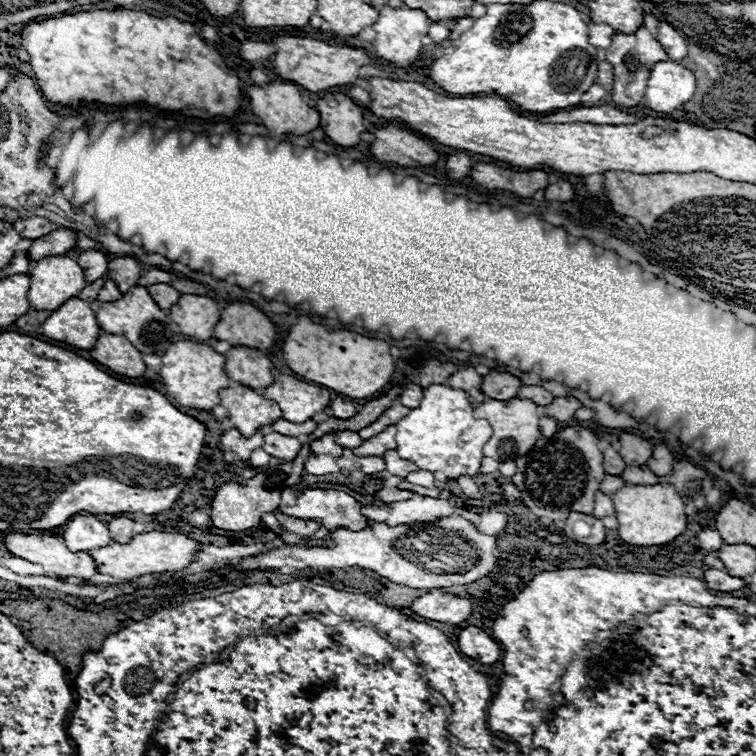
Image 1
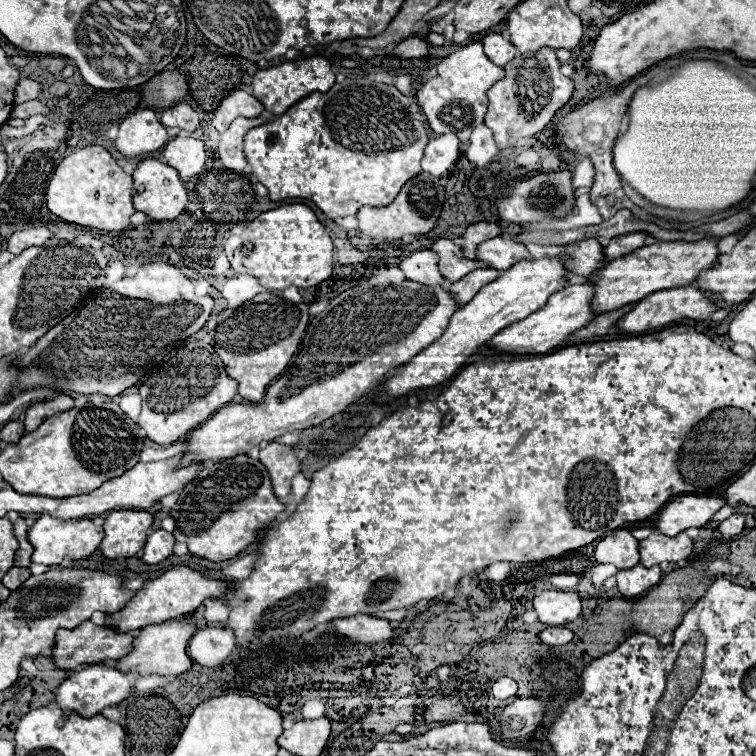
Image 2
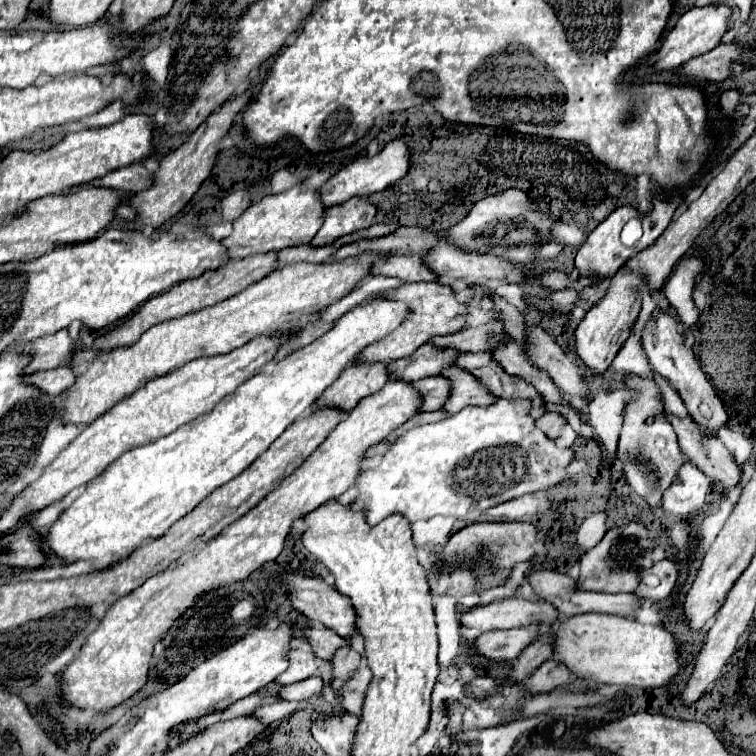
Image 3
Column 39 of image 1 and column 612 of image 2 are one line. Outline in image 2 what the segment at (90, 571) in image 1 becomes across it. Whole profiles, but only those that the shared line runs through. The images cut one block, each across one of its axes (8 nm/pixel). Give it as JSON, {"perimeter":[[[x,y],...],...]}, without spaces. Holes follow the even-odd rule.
{"perimeter":[[[618,530],[612,536],[606,536],[596,546],[596,560],[600,564],[614,564],[618,570],[626,570],[638,564],[638,540],[630,530]]]}

